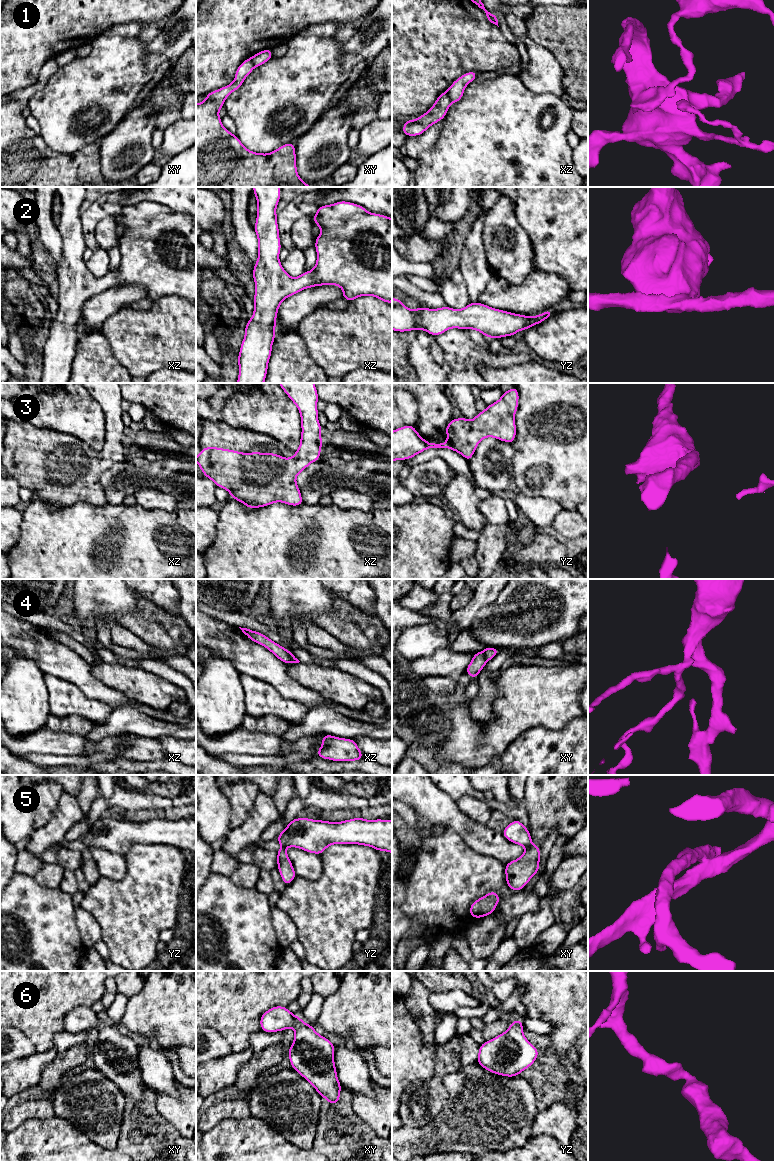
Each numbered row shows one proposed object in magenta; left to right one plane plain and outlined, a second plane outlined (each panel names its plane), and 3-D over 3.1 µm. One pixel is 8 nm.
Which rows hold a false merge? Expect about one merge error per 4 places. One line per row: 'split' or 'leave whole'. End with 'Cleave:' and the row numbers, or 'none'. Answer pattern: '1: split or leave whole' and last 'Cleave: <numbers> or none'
1: split
2: leave whole
3: leave whole
4: split
5: split
6: leave whole
Cleave: 1, 4, 5

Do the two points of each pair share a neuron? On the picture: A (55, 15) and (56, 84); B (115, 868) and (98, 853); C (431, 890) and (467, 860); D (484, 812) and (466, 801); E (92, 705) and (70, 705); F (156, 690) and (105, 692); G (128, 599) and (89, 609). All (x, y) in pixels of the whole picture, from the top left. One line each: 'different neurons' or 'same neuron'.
A: different neurons
B: same neuron
C: same neuron
D: same neuron
E: same neuron
F: different neurons
G: same neuron

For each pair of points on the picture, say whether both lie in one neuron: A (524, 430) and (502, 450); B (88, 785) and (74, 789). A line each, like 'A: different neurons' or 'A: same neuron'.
A: different neurons
B: different neurons

